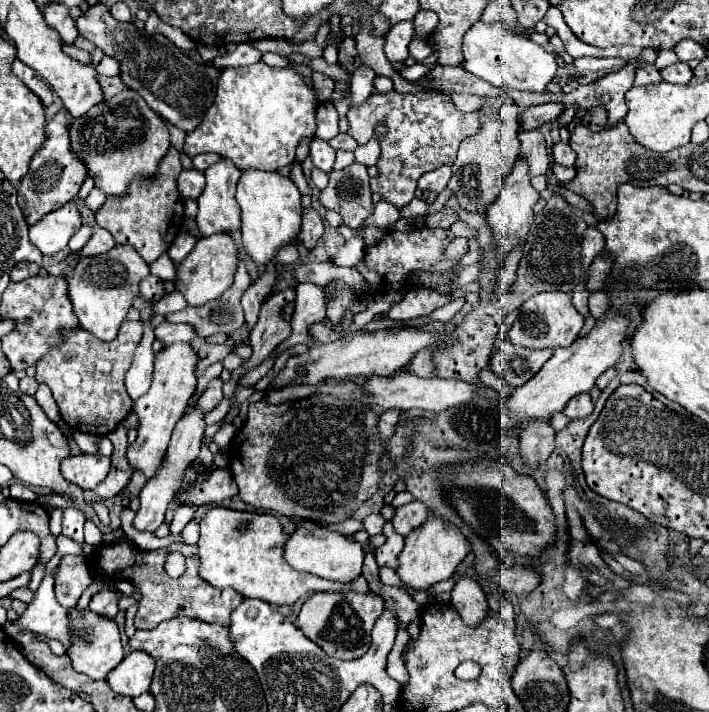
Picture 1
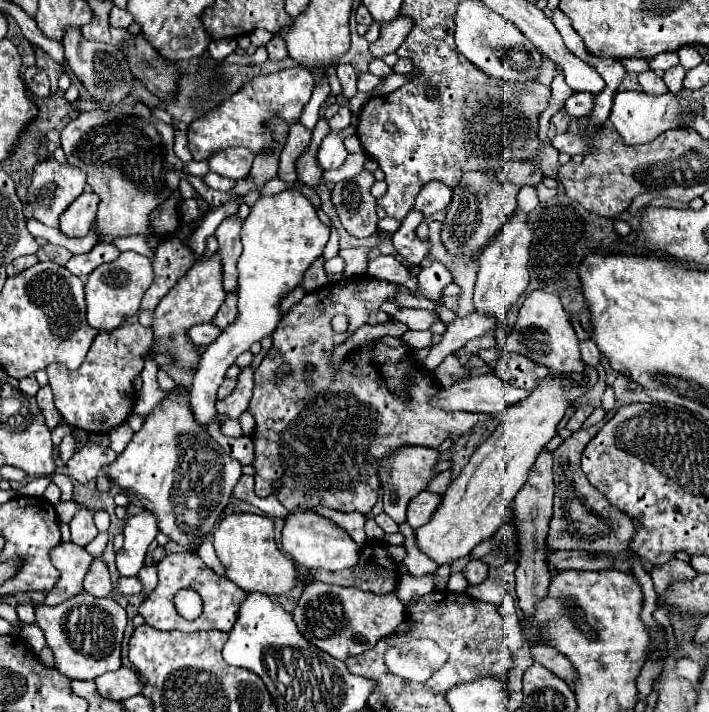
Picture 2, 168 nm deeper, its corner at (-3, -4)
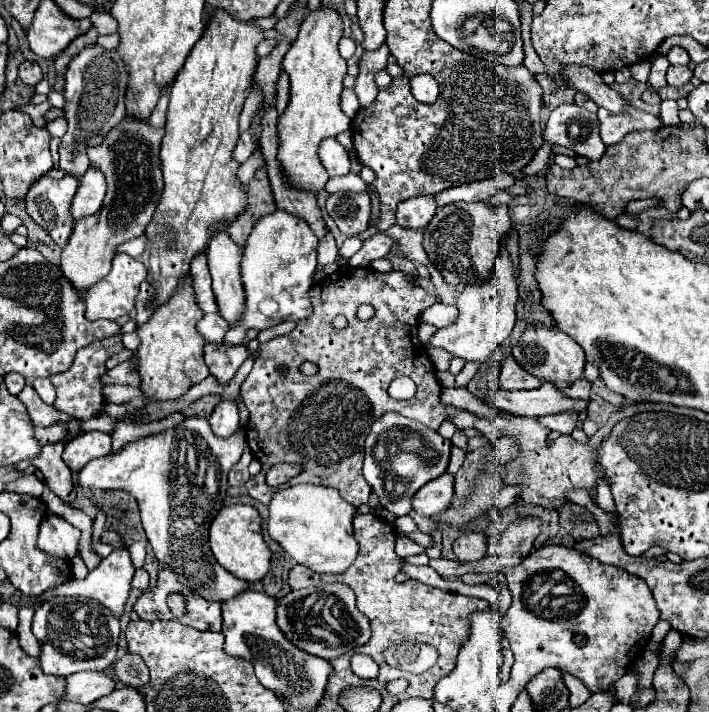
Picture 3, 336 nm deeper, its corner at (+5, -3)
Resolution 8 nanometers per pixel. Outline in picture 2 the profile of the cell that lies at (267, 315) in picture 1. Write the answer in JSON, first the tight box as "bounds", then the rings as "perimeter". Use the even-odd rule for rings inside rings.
{"bounds":[215,366,253,420],"perimeter":[[[247,366],[243,368],[241,376],[239,376],[239,384],[237,388],[233,390],[233,394],[229,394],[225,400],[217,400],[215,408],[221,416],[225,418],[233,418],[233,420],[239,420],[239,416],[247,410],[249,406],[249,400],[251,400],[251,394],[253,394],[253,368]]]}

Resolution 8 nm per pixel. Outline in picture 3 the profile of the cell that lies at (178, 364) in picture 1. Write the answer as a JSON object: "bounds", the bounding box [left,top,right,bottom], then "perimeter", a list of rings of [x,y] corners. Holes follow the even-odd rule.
{"bounds":[79,419,249,601],"perimeter":[[[189,419],[161,433],[131,441],[117,453],[89,461],[79,473],[79,483],[87,489],[129,491],[139,503],[143,529],[155,557],[171,567],[177,579],[195,593],[227,601],[247,589],[249,583],[239,581],[215,561],[207,537],[209,523],[227,495],[227,473],[241,459],[245,445],[245,433],[223,439],[215,437],[207,419]]]}

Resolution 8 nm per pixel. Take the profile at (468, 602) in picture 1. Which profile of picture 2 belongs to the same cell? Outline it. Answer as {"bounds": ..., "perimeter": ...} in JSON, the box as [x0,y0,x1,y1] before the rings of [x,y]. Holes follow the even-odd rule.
{"bounds":[463,560,487,584],"perimeter":[[[471,560],[471,562],[465,566],[463,574],[467,576],[469,584],[481,584],[481,582],[487,578],[487,564],[485,564],[483,560]]]}

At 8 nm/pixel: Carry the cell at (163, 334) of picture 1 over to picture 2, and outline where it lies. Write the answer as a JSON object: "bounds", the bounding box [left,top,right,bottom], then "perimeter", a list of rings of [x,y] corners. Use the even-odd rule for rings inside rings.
{"bounds":[189,324,221,346],"perimeter":[[[199,324],[189,330],[189,336],[197,346],[211,344],[219,334],[221,334],[221,328],[217,328],[215,324]]]}

